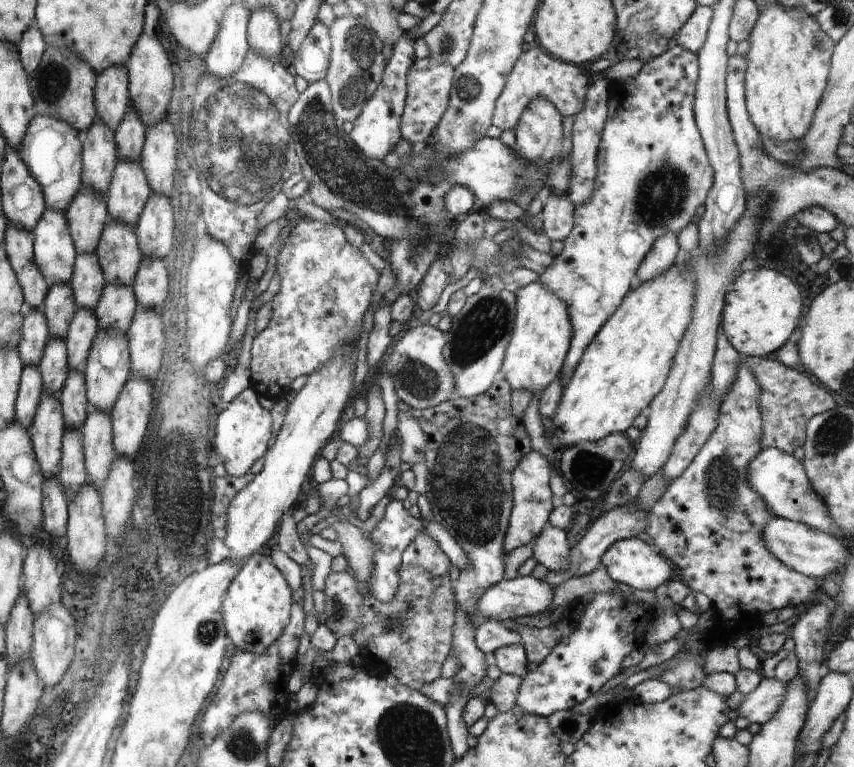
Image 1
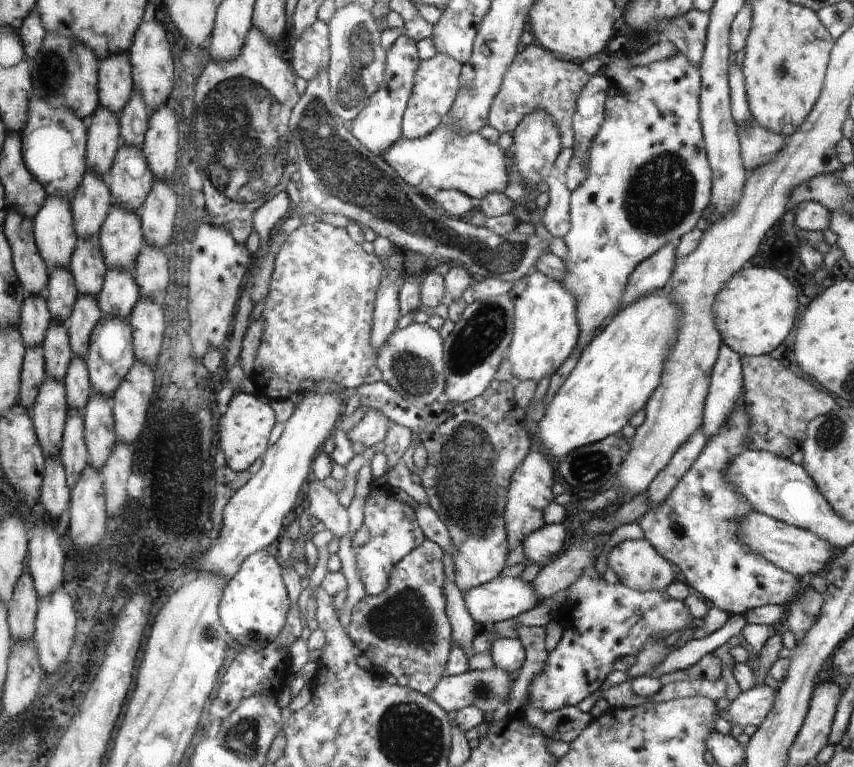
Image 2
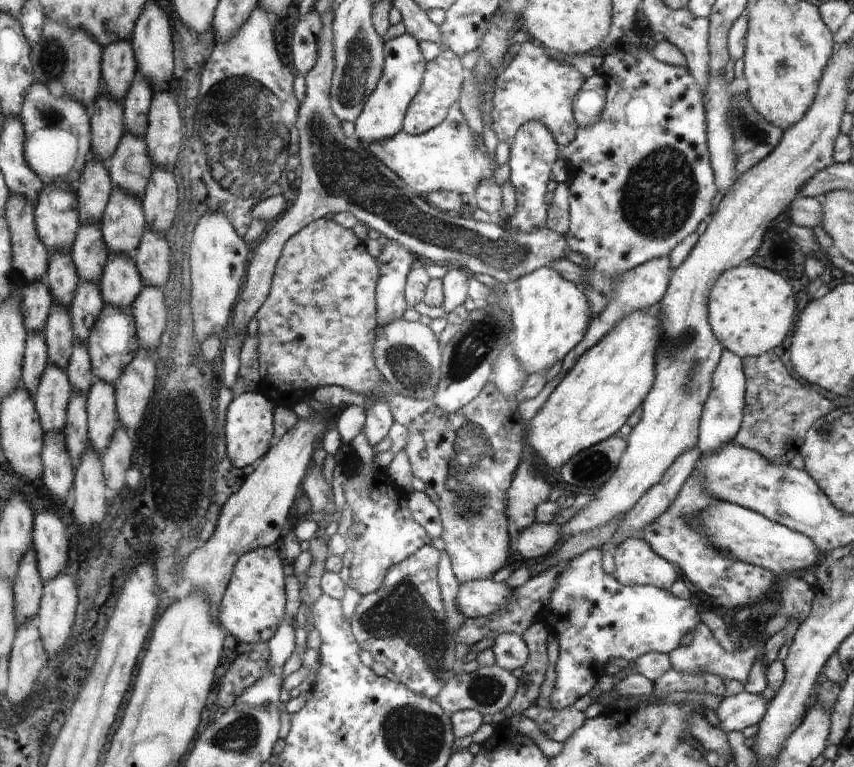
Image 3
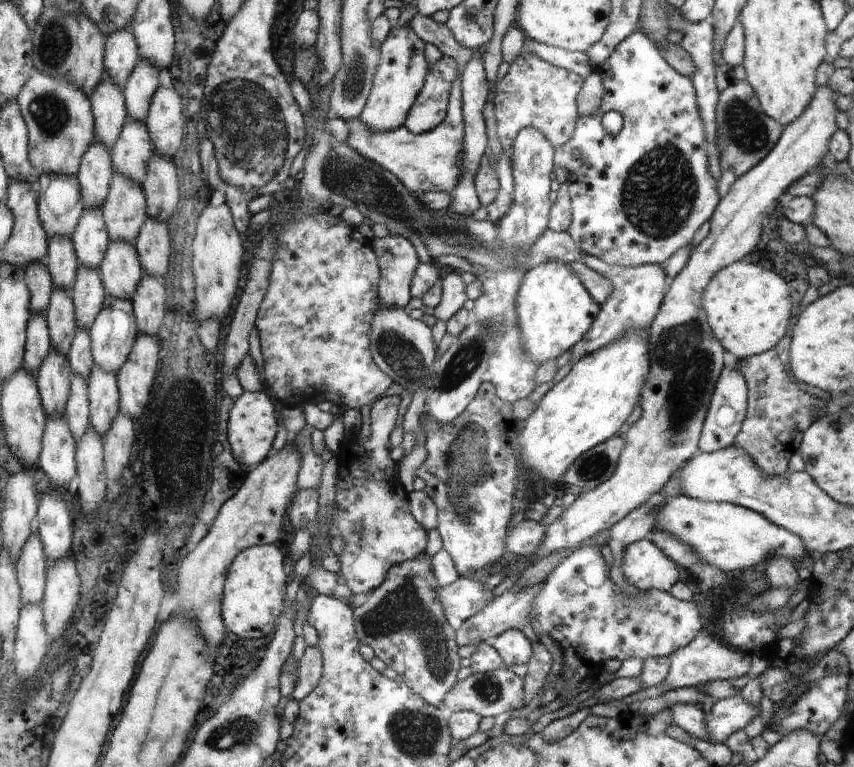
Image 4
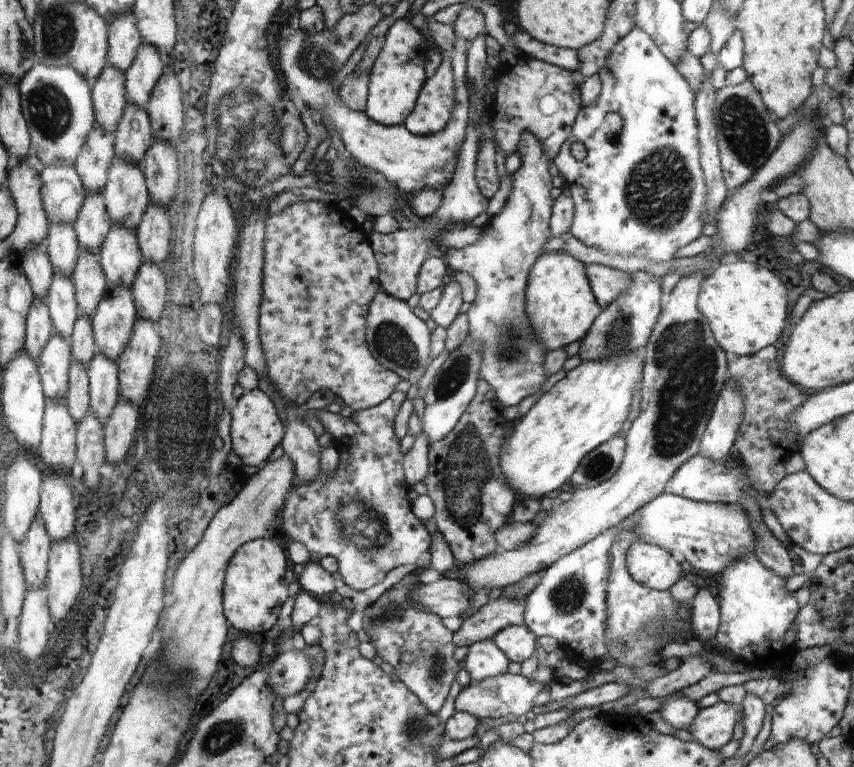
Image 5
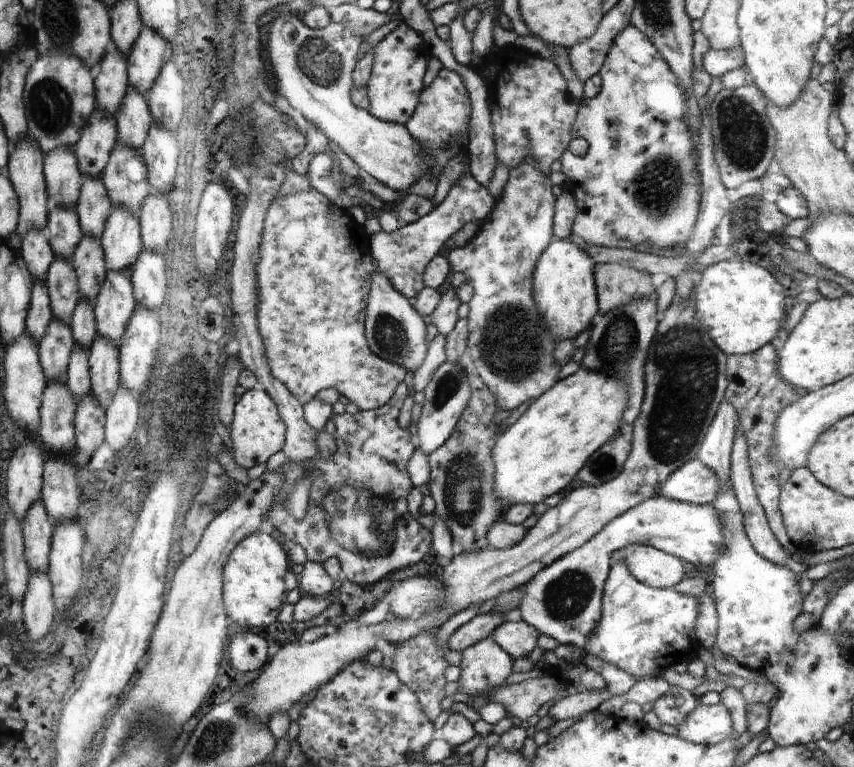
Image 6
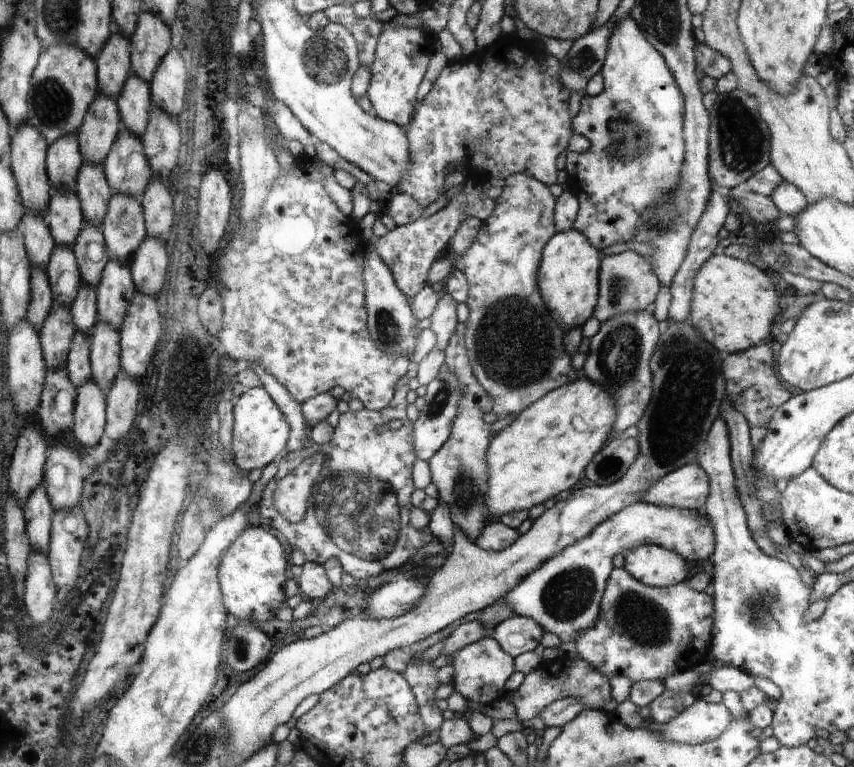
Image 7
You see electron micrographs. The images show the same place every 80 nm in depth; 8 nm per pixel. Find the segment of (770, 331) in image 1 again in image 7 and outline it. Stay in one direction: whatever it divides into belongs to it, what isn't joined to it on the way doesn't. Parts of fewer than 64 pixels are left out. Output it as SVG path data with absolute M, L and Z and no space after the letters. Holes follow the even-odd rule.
M717 251L696 273L689 321L722 354L742 352L755 347L770 336L772 323L783 314L783 303L760 264L738 260Z

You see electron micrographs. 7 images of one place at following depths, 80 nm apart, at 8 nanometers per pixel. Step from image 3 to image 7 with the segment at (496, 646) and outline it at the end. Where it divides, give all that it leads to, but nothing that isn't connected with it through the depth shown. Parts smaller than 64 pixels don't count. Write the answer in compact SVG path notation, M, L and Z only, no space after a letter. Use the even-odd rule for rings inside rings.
M511 616L489 634L514 659L532 652L540 644L542 627L530 617Z

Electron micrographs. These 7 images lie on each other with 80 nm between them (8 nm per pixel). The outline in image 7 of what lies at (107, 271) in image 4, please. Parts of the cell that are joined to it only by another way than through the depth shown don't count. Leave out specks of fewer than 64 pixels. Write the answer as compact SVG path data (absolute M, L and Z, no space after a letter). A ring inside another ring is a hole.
M125 193L114 194L100 227L111 257L129 260L147 237L144 208L140 199Z

